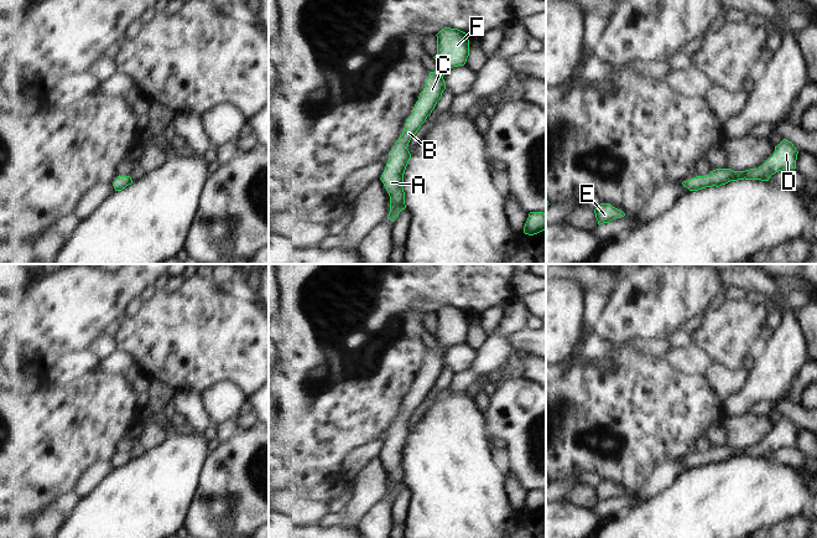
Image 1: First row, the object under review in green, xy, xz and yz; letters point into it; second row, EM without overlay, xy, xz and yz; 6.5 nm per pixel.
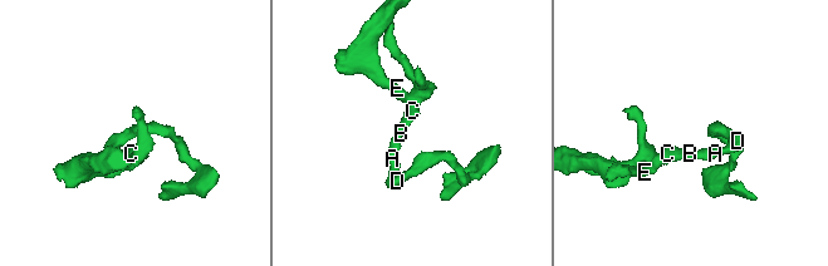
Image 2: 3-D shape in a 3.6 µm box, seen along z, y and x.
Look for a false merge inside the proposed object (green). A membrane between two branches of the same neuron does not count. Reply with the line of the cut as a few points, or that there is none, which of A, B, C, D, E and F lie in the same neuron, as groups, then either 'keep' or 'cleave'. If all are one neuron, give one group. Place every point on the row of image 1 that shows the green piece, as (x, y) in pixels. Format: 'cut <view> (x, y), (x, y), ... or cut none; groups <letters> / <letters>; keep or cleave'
cut none; groups A B C D E F; keep

